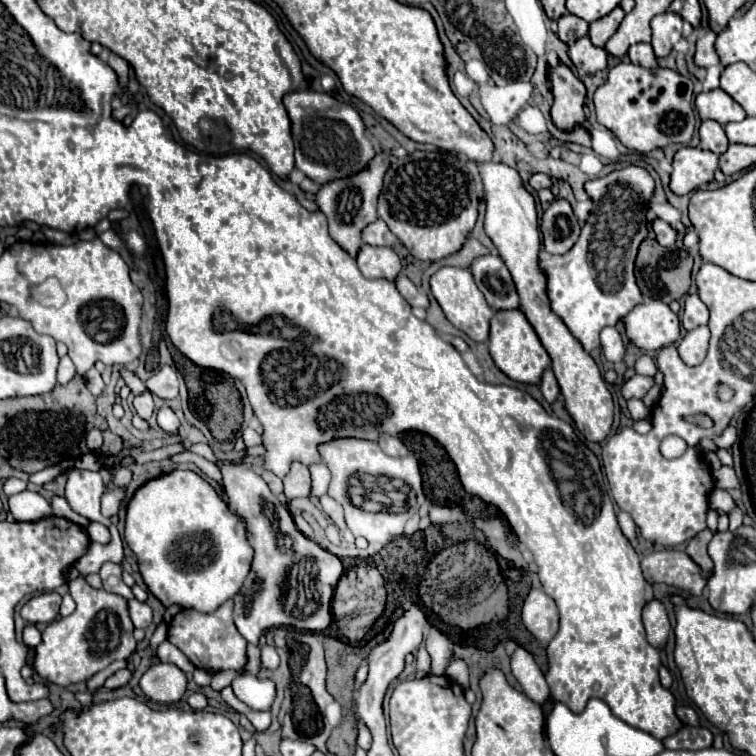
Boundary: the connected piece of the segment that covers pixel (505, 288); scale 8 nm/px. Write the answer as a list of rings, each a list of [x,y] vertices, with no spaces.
[[[492,252],[478,256],[472,262],[470,272],[492,308],[518,308],[518,294],[512,276],[498,254]]]

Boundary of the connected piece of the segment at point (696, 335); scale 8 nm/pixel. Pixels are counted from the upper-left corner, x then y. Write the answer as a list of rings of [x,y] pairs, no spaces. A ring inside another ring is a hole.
[[[698,326],[696,330],[686,332],[686,336],[678,344],[678,354],[682,362],[688,366],[700,364],[708,352],[708,338],[710,338],[708,326]]]

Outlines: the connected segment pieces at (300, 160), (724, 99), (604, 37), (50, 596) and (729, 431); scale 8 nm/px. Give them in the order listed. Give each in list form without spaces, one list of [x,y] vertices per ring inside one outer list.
[[[298,88],[284,94],[284,106],[292,124],[296,168],[310,180],[322,184],[328,182],[328,178],[344,178],[344,174],[362,170],[368,164],[368,158],[376,154],[374,146],[364,136],[364,124],[358,112],[330,94]]]
[[[720,88],[698,94],[696,110],[698,110],[700,120],[716,120],[722,126],[726,126],[730,122],[740,122],[746,118],[744,108]]]
[[[616,6],[608,16],[600,18],[600,20],[594,20],[594,22],[590,24],[590,32],[588,32],[592,44],[602,48],[602,46],[608,42],[608,38],[618,30],[622,18],[624,18],[624,10],[622,10],[620,6]]]
[[[48,592],[48,594],[40,594],[34,596],[32,600],[28,600],[22,606],[22,618],[28,624],[36,624],[36,622],[52,622],[58,618],[58,608],[60,608],[60,594],[58,592]]]
[[[730,426],[730,428],[726,428],[722,434],[718,434],[716,438],[714,438],[714,444],[716,446],[720,446],[720,448],[726,448],[726,450],[730,450],[730,446],[732,446],[732,442],[736,440],[736,430]]]

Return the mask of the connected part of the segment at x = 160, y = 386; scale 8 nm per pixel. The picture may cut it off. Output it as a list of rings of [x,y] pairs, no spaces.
[[[162,366],[152,378],[146,380],[146,388],[158,396],[158,398],[174,398],[178,396],[178,380],[176,380],[176,372],[170,366]]]

